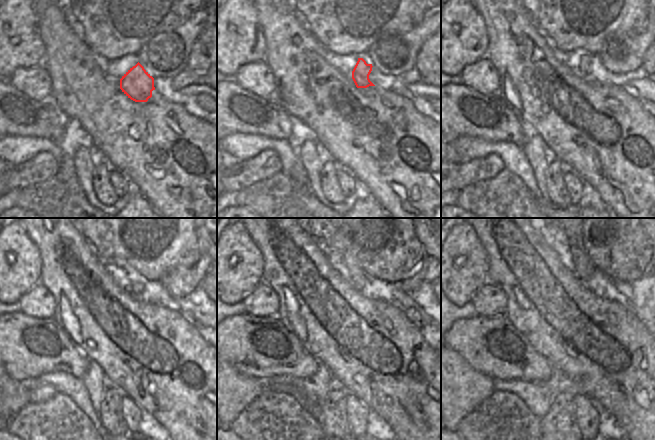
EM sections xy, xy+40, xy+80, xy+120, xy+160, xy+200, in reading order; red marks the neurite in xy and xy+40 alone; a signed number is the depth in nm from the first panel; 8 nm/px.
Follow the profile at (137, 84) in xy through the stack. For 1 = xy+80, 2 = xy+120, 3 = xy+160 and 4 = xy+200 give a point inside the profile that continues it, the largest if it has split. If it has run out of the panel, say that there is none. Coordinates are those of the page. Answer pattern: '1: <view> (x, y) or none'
1: xy+80 (584, 66)
2: xy+120 (136, 288)
3: xy+160 (357, 275)
4: xy+200 (583, 267)

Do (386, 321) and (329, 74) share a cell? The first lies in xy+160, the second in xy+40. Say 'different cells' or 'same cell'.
same cell

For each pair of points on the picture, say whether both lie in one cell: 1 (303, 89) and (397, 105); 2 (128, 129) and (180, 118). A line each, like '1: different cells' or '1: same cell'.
1: same cell
2: same cell

